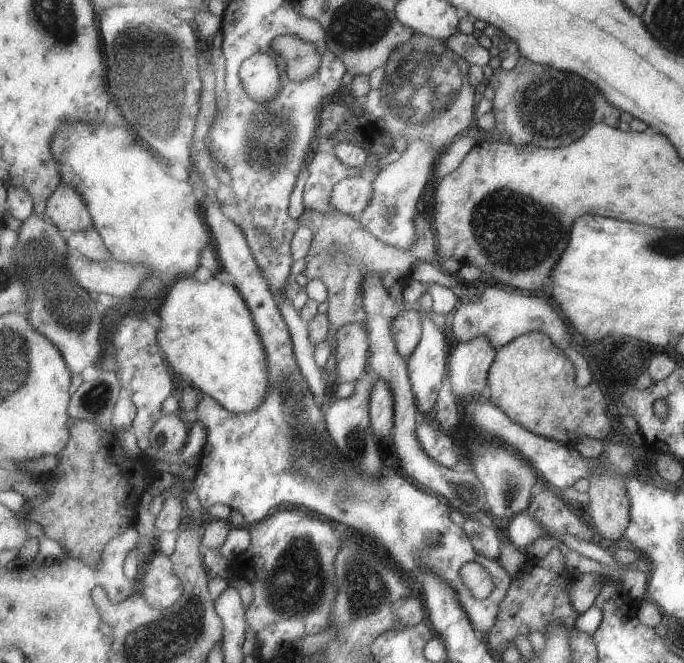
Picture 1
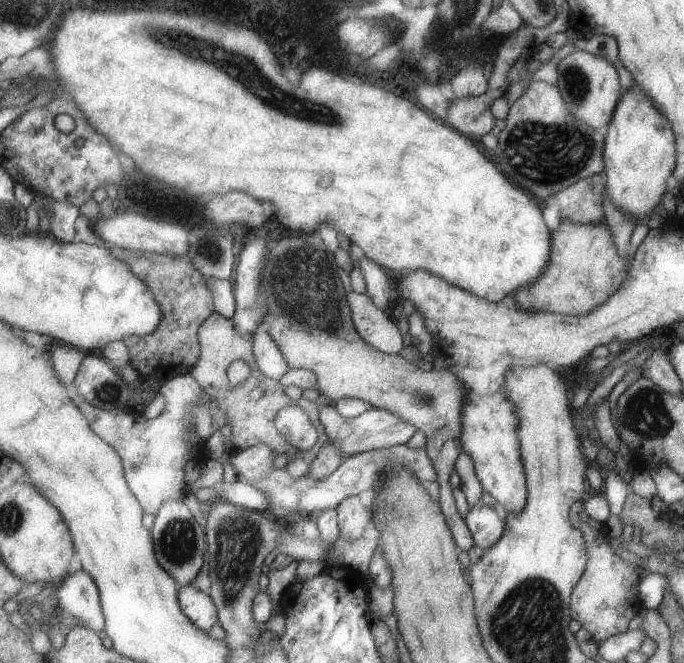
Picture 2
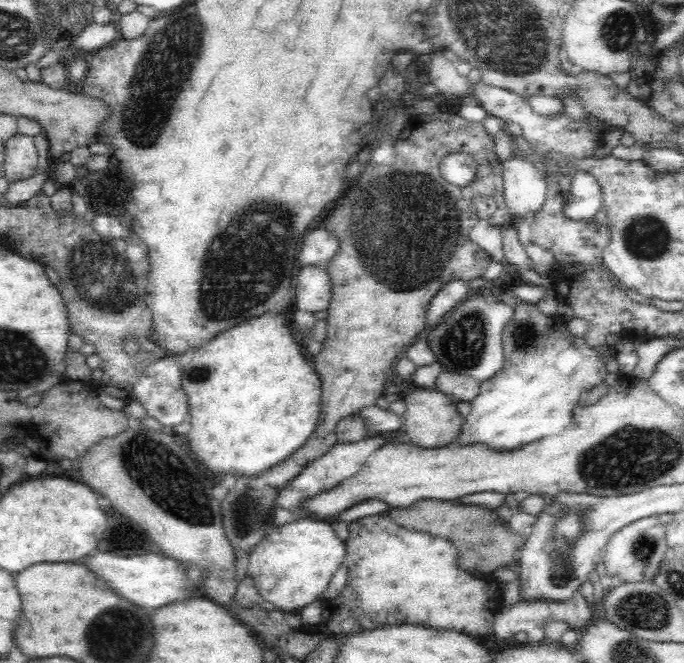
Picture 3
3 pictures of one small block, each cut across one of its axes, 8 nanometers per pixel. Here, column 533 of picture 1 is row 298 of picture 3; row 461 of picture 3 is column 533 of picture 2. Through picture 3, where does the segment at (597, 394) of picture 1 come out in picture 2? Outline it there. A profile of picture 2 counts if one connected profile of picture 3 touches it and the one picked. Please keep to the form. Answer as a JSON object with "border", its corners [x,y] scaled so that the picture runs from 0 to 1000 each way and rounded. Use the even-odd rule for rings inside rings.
{"border":[[[819,332],[816,342],[807,347],[807,360],[808,360],[807,389],[806,395],[803,395],[801,407],[797,410],[797,413],[794,413],[794,416],[791,416],[791,419],[788,419],[788,422],[785,422],[785,425],[779,425],[776,431],[765,431],[762,437],[756,437],[756,440],[753,442],[756,456],[762,459],[762,465],[765,465],[765,468],[779,468],[779,471],[806,471],[808,474],[826,474],[832,477],[852,477],[852,474],[864,471],[864,468],[867,468],[870,462],[876,462],[877,459],[882,459],[885,452],[889,452],[893,443],[901,440],[908,425],[914,422],[918,403],[921,401],[920,392],[918,398],[915,398],[912,388],[906,386],[902,382],[899,368],[896,365],[896,356],[893,353],[893,348],[890,347],[890,341],[887,341],[885,333],[879,335],[879,338],[844,338],[832,335],[829,332]]]}

